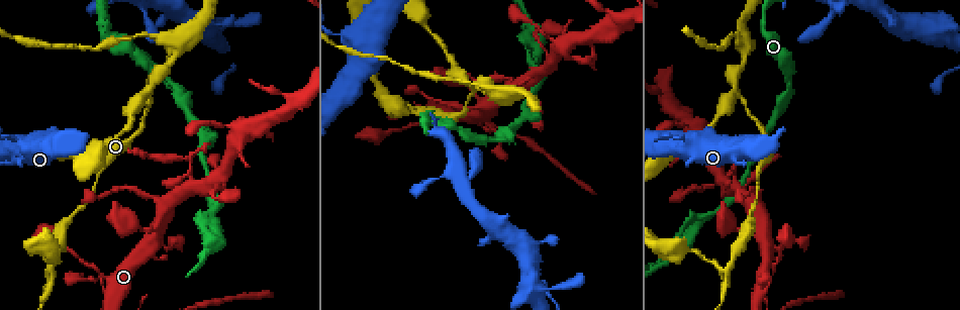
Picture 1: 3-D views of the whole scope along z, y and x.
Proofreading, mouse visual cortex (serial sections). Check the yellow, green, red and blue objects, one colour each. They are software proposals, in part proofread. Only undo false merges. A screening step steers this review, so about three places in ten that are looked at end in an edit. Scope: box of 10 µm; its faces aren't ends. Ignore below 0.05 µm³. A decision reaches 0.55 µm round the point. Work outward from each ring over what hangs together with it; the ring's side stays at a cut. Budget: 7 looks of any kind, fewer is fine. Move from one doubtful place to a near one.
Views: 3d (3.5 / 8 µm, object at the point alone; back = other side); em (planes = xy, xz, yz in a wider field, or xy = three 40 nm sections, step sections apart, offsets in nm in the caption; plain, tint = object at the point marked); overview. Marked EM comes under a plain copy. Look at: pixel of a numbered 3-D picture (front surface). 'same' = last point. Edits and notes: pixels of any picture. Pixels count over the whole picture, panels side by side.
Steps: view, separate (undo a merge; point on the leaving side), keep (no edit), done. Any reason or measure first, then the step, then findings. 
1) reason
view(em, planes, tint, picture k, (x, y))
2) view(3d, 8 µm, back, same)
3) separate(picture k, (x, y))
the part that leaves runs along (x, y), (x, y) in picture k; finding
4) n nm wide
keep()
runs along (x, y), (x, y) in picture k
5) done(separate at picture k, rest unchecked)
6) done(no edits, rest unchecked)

small branch off a trunk
view(3d, 3.5 µm, picture 1, (474, 92))

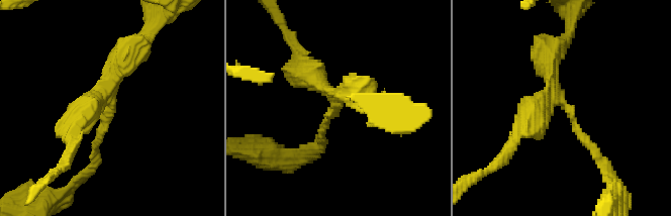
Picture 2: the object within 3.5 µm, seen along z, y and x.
3 arms; arms of 150, 350, 400 nm; need the tissue
view(em, planes, tint, picture 2, (109, 98))

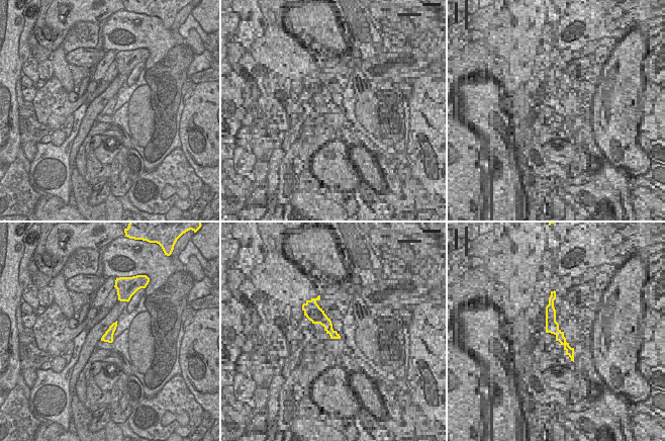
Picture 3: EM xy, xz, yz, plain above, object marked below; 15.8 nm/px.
keep()
runs along (94, 153), (109, 88), (137, 44) in picture 2; all the same cell

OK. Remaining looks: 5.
thick turns thin
view(3d, 3.5 µm, back, picture 1, (211, 218))

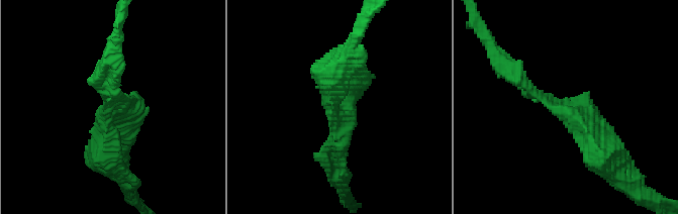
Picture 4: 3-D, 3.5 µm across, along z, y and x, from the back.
view(em, xy, step 3, tint, picture 4, (554, 106))

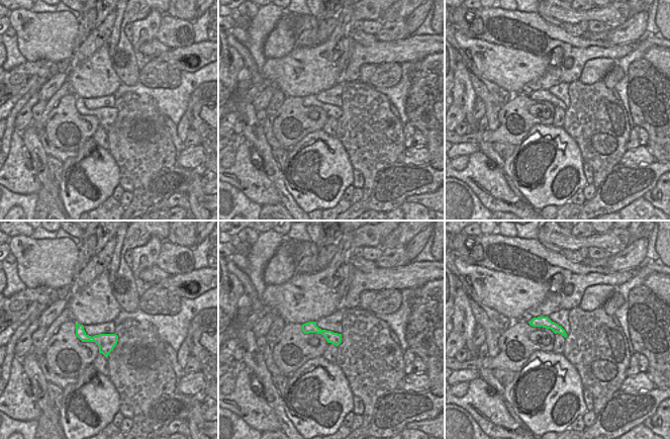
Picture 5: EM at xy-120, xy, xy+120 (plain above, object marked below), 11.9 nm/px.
keep()
runs along (304, 327), (311, 327), (339, 340) in picture 5; continuous, no second cell

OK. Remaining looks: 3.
sudden change in width
view(3d, 3.5 µm, picture 1, (205, 259))

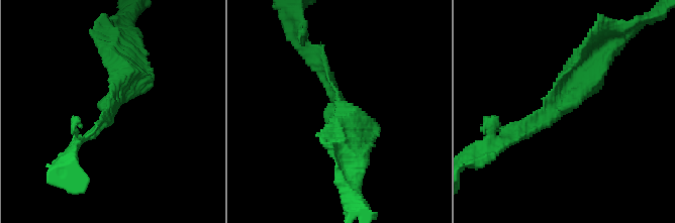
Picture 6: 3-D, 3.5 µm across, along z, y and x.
arms of 150, 400 nm; now the EM
view(em, xy, step 2, tint, picture 6, (558, 113))

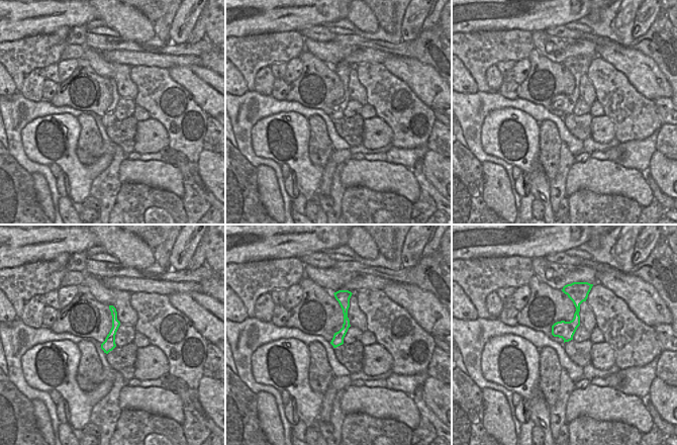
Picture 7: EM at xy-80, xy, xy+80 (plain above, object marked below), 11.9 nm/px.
keep()
runs along (598, 63), (565, 109), (510, 140) in picture 6; continuous, no second cell

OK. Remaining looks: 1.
done(no edits, rest unchecked)

